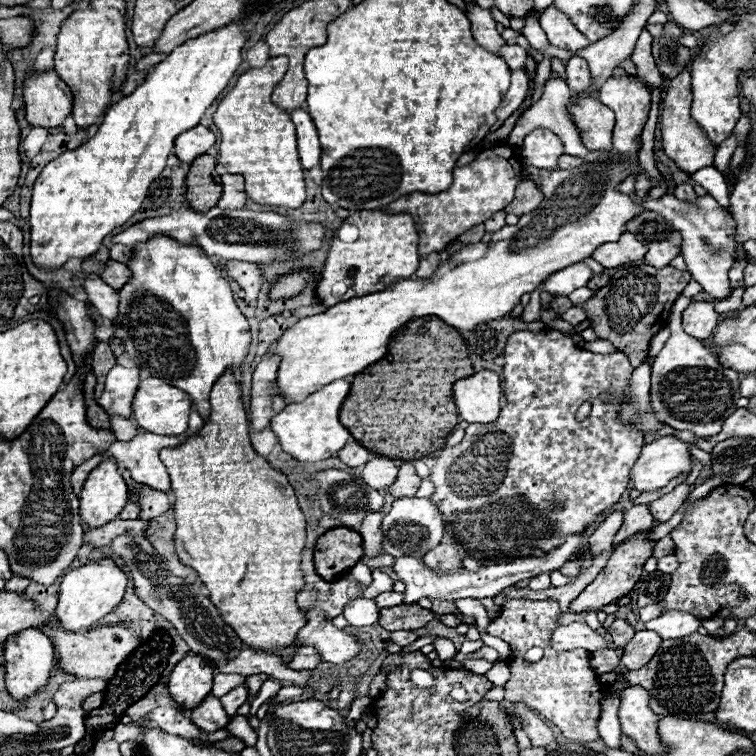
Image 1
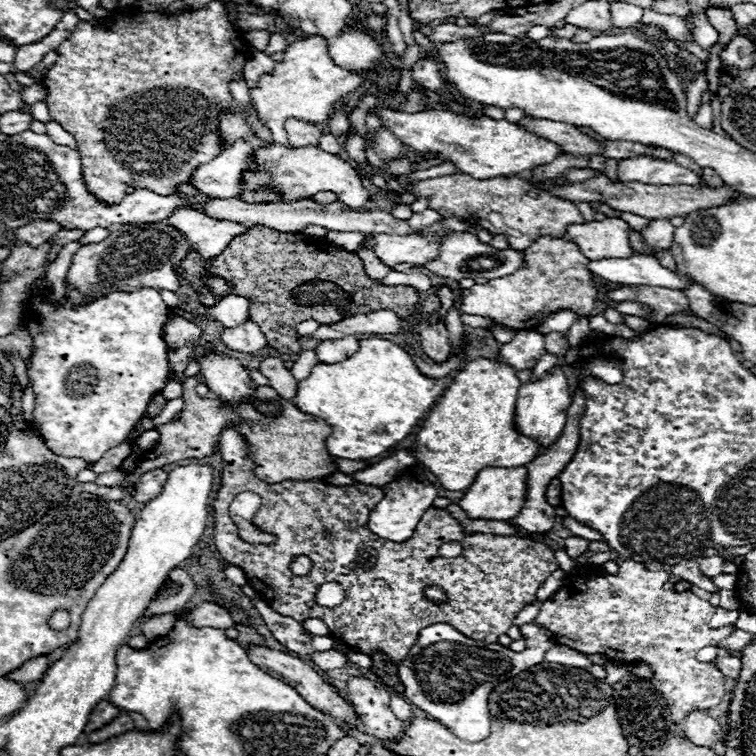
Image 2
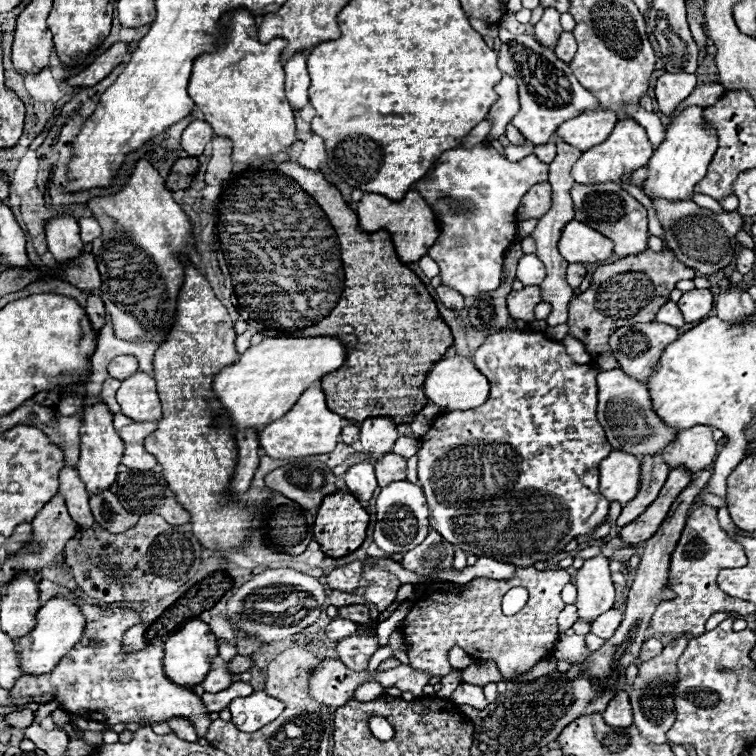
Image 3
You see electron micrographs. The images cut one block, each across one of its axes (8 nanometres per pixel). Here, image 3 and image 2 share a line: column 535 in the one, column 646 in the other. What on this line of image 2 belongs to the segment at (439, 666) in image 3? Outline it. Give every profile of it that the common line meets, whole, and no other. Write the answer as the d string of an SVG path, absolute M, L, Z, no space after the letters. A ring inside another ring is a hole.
M624 560L618 564L618 574L608 574L604 570L586 570L582 574L568 574L564 586L546 598L540 606L538 616L532 624L550 630L556 636L564 636L570 642L558 642L582 654L604 654L616 662L636 662L646 664L652 668L654 678L652 684L664 698L670 702L670 712L674 722L682 722L686 714L694 708L708 710L720 704L724 696L724 674L712 666L710 662L696 660L696 652L704 646L718 646L730 632L734 632L734 624L722 628L710 628L708 622L714 616L716 608L708 602L698 598L694 592L674 592L664 590L662 586L668 582L668 572L664 570L648 570L634 560Z

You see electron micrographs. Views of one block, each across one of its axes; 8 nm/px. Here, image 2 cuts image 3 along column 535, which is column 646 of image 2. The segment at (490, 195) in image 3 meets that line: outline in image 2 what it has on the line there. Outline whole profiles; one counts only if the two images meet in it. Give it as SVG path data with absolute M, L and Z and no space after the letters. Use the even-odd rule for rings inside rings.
M638 156L638 158L622 160L618 164L618 180L652 184L652 186L674 186L674 184L696 186L702 182L702 178L696 172L676 164L674 160L666 162L652 156Z

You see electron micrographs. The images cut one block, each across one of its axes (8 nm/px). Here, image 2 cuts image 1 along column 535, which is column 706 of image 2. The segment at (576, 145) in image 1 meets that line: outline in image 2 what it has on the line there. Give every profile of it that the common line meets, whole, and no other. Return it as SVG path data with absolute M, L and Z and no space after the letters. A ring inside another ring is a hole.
M702 104L702 106L700 106L694 122L696 122L698 126L706 128L706 130L712 128L712 108L710 108L710 104Z

